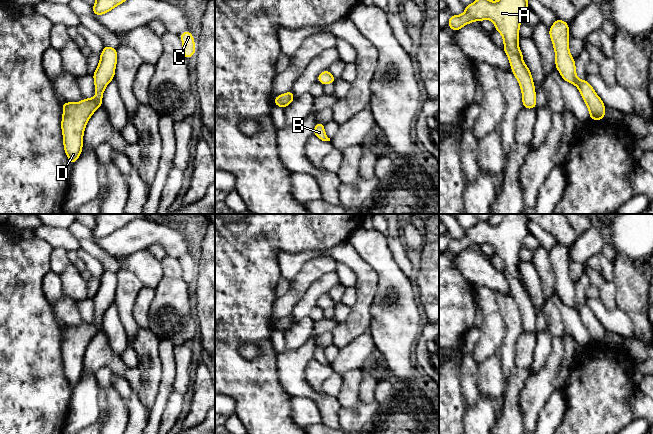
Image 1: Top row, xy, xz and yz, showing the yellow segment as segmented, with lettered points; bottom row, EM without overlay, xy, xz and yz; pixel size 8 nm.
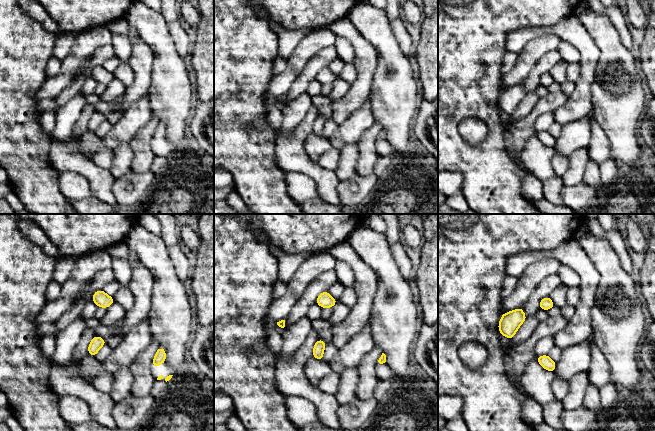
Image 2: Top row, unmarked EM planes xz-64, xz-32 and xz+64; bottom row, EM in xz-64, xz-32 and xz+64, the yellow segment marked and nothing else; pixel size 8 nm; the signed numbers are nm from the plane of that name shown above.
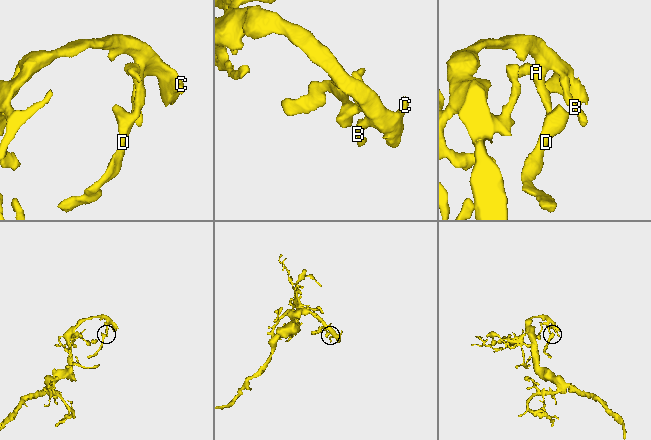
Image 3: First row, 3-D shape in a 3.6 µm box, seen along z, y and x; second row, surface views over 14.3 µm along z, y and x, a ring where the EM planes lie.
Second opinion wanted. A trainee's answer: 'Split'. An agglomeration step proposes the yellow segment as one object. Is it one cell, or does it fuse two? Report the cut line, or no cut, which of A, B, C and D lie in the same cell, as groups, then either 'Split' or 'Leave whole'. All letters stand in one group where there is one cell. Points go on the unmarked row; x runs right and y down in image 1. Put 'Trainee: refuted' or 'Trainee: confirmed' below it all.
No split. Groups: A B C D. Leave whole
Trainee: refuted

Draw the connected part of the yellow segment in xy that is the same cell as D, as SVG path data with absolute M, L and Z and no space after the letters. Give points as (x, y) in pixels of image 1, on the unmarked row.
M104 270L100 286L93 298L95 307L95 322L84 322L81 326L62 327L63 341L61 353L65 377L73 389L82 376L83 357L91 339L102 330L104 313L114 303L117 287L117 274Z

